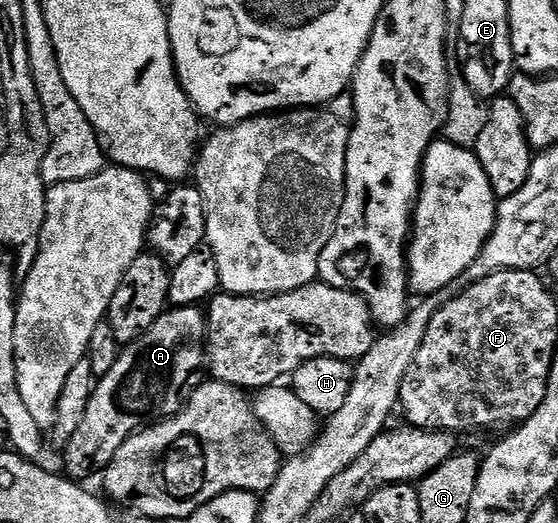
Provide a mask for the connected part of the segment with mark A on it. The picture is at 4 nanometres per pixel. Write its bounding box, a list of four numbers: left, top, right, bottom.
[62,305,207,482]

